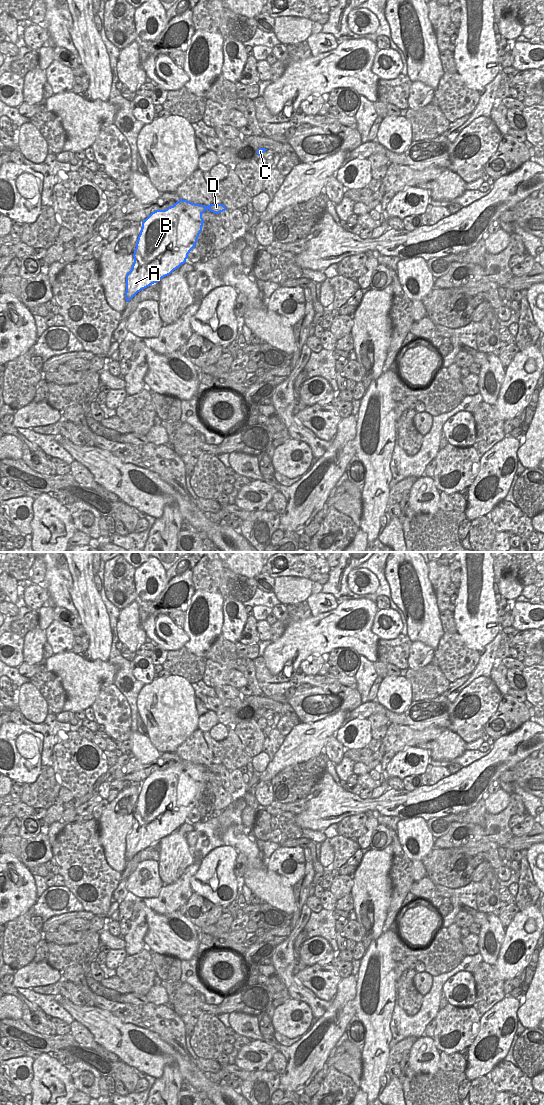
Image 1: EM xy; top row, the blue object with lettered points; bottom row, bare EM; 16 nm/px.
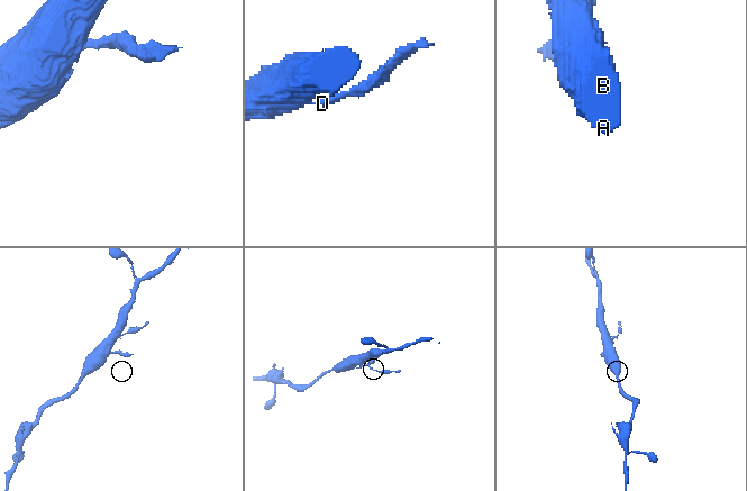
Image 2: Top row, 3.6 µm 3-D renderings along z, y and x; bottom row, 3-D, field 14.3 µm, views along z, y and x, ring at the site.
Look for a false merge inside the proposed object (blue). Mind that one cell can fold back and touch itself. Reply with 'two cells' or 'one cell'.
two cells

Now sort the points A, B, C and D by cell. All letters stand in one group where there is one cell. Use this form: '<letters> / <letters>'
A B C / D

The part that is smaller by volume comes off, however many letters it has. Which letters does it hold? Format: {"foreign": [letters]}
{"foreign": ["D"]}

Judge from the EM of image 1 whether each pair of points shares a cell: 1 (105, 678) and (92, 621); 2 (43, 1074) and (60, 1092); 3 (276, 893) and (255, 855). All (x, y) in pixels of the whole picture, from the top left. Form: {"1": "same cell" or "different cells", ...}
{"1": "different cells", "2": "same cell", "3": "same cell"}

